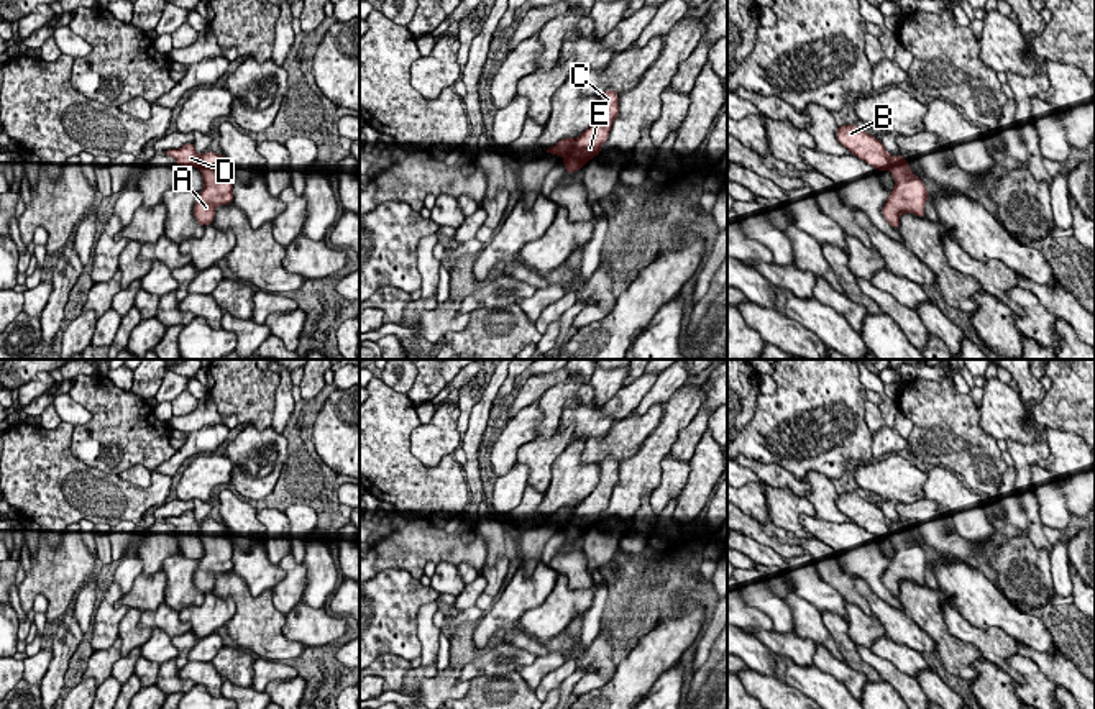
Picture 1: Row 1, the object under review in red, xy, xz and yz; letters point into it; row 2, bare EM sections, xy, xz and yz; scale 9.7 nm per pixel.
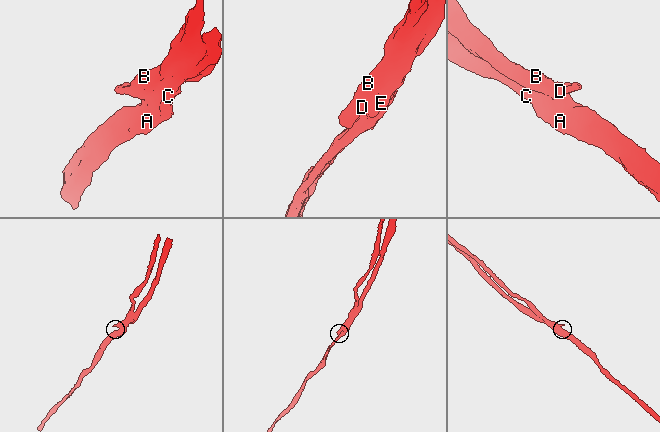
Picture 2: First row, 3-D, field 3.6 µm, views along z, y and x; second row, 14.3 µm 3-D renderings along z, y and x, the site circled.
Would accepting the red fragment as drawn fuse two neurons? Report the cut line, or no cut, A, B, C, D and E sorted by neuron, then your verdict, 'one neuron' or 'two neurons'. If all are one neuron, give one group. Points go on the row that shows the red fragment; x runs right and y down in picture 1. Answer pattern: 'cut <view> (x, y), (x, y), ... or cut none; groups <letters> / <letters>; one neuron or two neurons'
cut xz (575, 140), (573, 148), (565, 156); groups A C E / B D; two neurons

